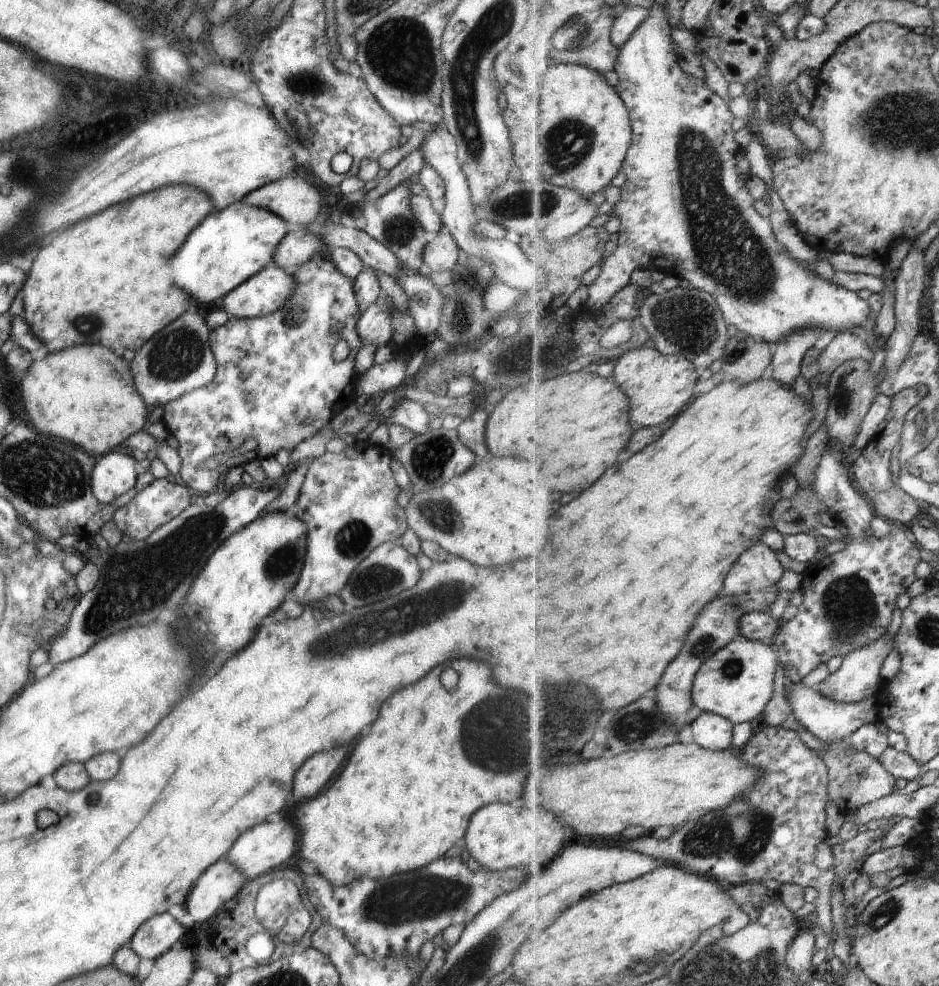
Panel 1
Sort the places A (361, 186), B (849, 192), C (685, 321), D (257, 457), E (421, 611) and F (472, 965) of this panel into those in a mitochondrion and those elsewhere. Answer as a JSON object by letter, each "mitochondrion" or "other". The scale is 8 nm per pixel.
{"A":"other","B":"other","C":"mitochondrion","D":"other","E":"mitochondrion","F":"mitochondrion"}

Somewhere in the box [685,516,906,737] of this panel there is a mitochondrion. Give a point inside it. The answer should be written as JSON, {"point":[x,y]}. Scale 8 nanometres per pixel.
{"point":[850,609]}

